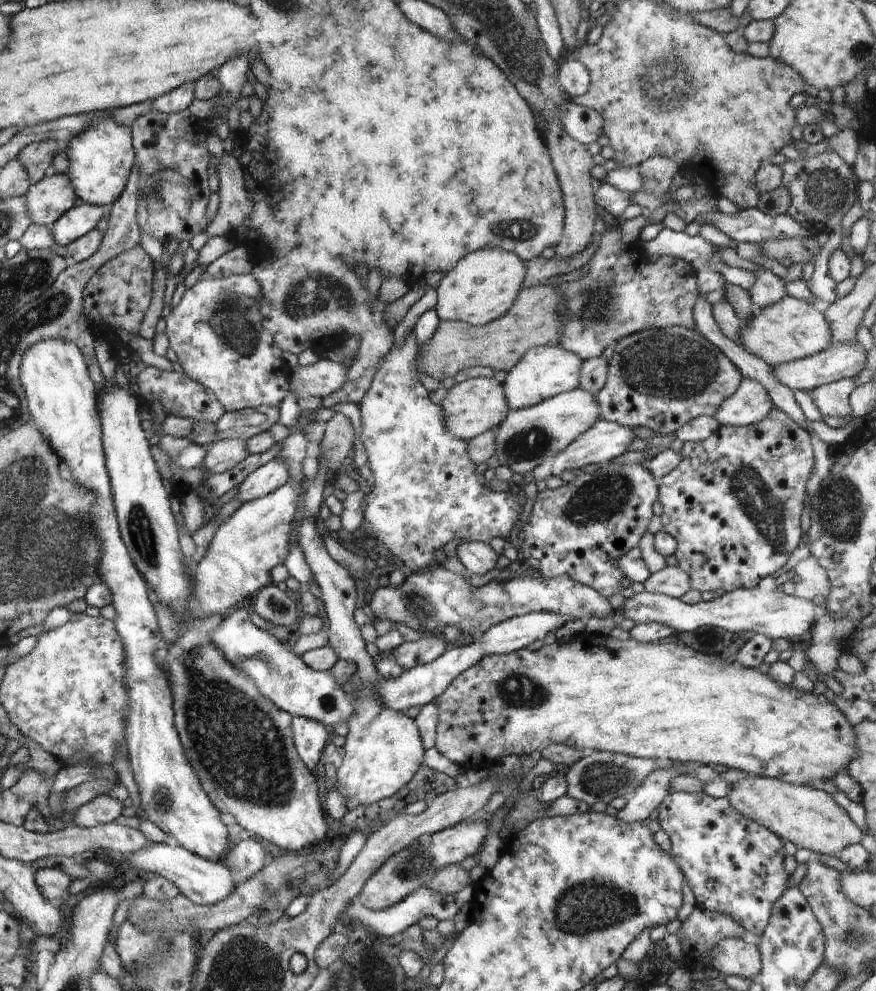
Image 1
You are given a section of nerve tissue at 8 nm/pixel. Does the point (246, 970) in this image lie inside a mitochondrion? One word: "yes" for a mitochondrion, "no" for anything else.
yes

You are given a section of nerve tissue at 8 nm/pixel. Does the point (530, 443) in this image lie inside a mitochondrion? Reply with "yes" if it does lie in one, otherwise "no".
yes

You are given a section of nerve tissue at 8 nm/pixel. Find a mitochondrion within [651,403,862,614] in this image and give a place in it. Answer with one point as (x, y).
(766, 510)

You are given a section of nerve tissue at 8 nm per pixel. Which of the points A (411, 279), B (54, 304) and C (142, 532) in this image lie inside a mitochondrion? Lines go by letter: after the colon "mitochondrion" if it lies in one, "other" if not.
A: other
B: mitochondrion
C: mitochondrion

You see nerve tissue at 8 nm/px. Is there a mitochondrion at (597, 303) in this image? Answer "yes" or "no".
yes

